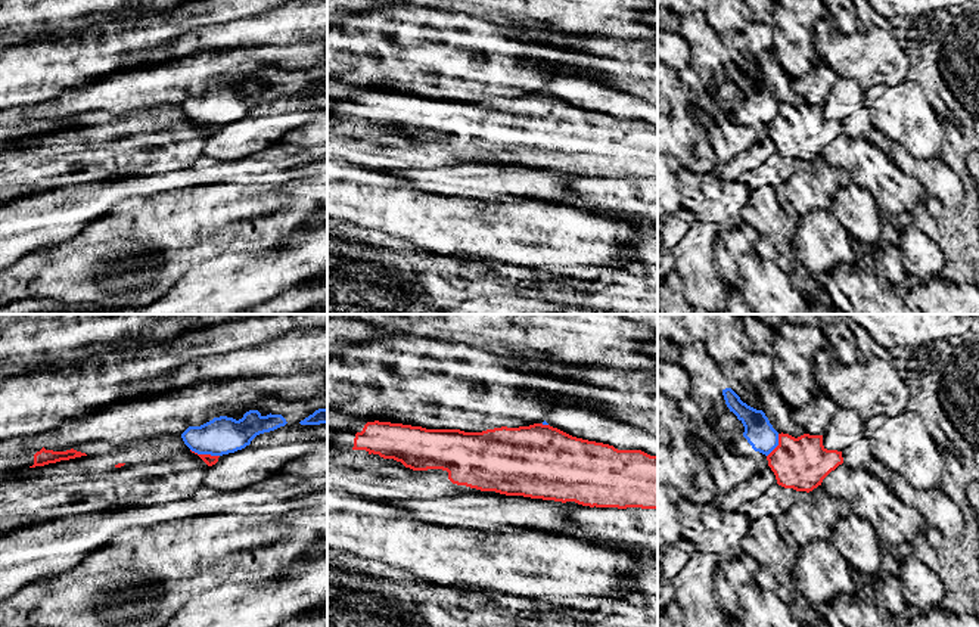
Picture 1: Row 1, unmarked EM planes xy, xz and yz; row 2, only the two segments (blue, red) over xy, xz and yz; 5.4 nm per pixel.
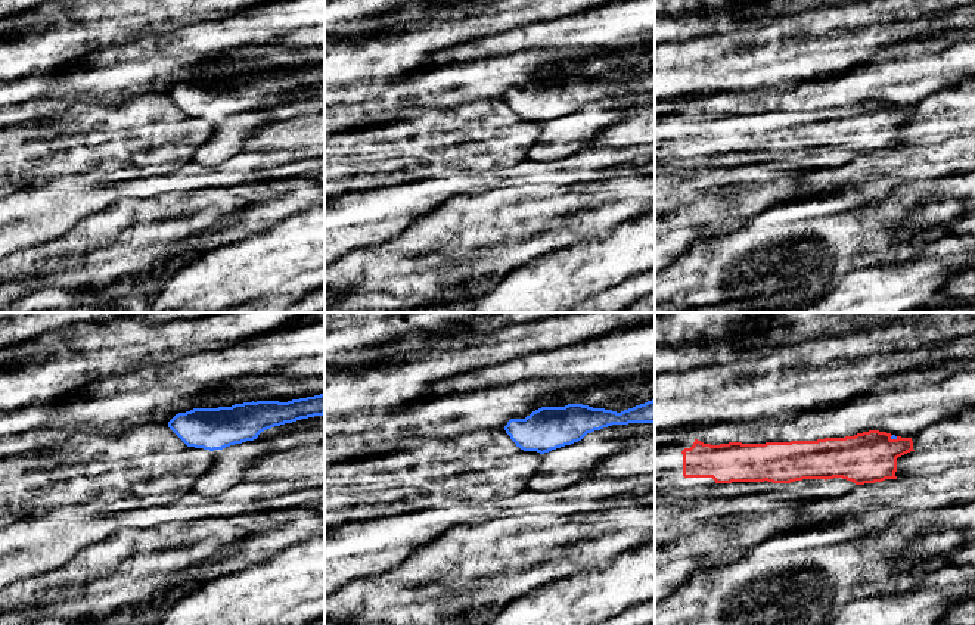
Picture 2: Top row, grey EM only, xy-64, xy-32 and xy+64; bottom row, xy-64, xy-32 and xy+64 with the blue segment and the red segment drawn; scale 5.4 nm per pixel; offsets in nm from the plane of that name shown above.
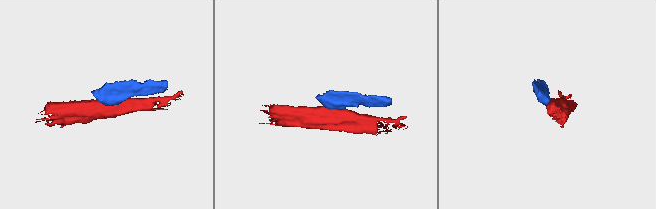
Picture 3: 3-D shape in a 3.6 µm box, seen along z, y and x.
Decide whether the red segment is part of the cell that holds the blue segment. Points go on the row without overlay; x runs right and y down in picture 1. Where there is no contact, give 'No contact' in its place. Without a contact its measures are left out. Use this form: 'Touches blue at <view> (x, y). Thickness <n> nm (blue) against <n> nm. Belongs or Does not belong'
Touches blue at xy (205, 123). Thickness 200 nm (blue) against 60 nm. Does not belong

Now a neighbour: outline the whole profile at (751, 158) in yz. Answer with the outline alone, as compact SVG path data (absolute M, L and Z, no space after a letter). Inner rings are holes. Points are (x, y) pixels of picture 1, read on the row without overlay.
M767 136L762 142L755 142L727 164L718 165L717 176L724 181L736 181L745 171L755 170L764 164L773 153L777 153L777 149L771 137Z

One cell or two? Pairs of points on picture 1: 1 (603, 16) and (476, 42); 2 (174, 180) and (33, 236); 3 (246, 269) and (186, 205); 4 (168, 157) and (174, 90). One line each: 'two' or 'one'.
1: two
2: one
3: two
4: two

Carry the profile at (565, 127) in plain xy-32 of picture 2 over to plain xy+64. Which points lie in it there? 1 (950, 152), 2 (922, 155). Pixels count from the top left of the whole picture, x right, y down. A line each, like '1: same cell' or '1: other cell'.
1: other cell
2: other cell

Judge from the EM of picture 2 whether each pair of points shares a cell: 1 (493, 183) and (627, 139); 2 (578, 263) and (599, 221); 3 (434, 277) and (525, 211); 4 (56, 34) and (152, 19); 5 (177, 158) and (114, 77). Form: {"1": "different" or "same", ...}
{"1": "different", "2": "different", "3": "same", "4": "same", "5": "different"}

